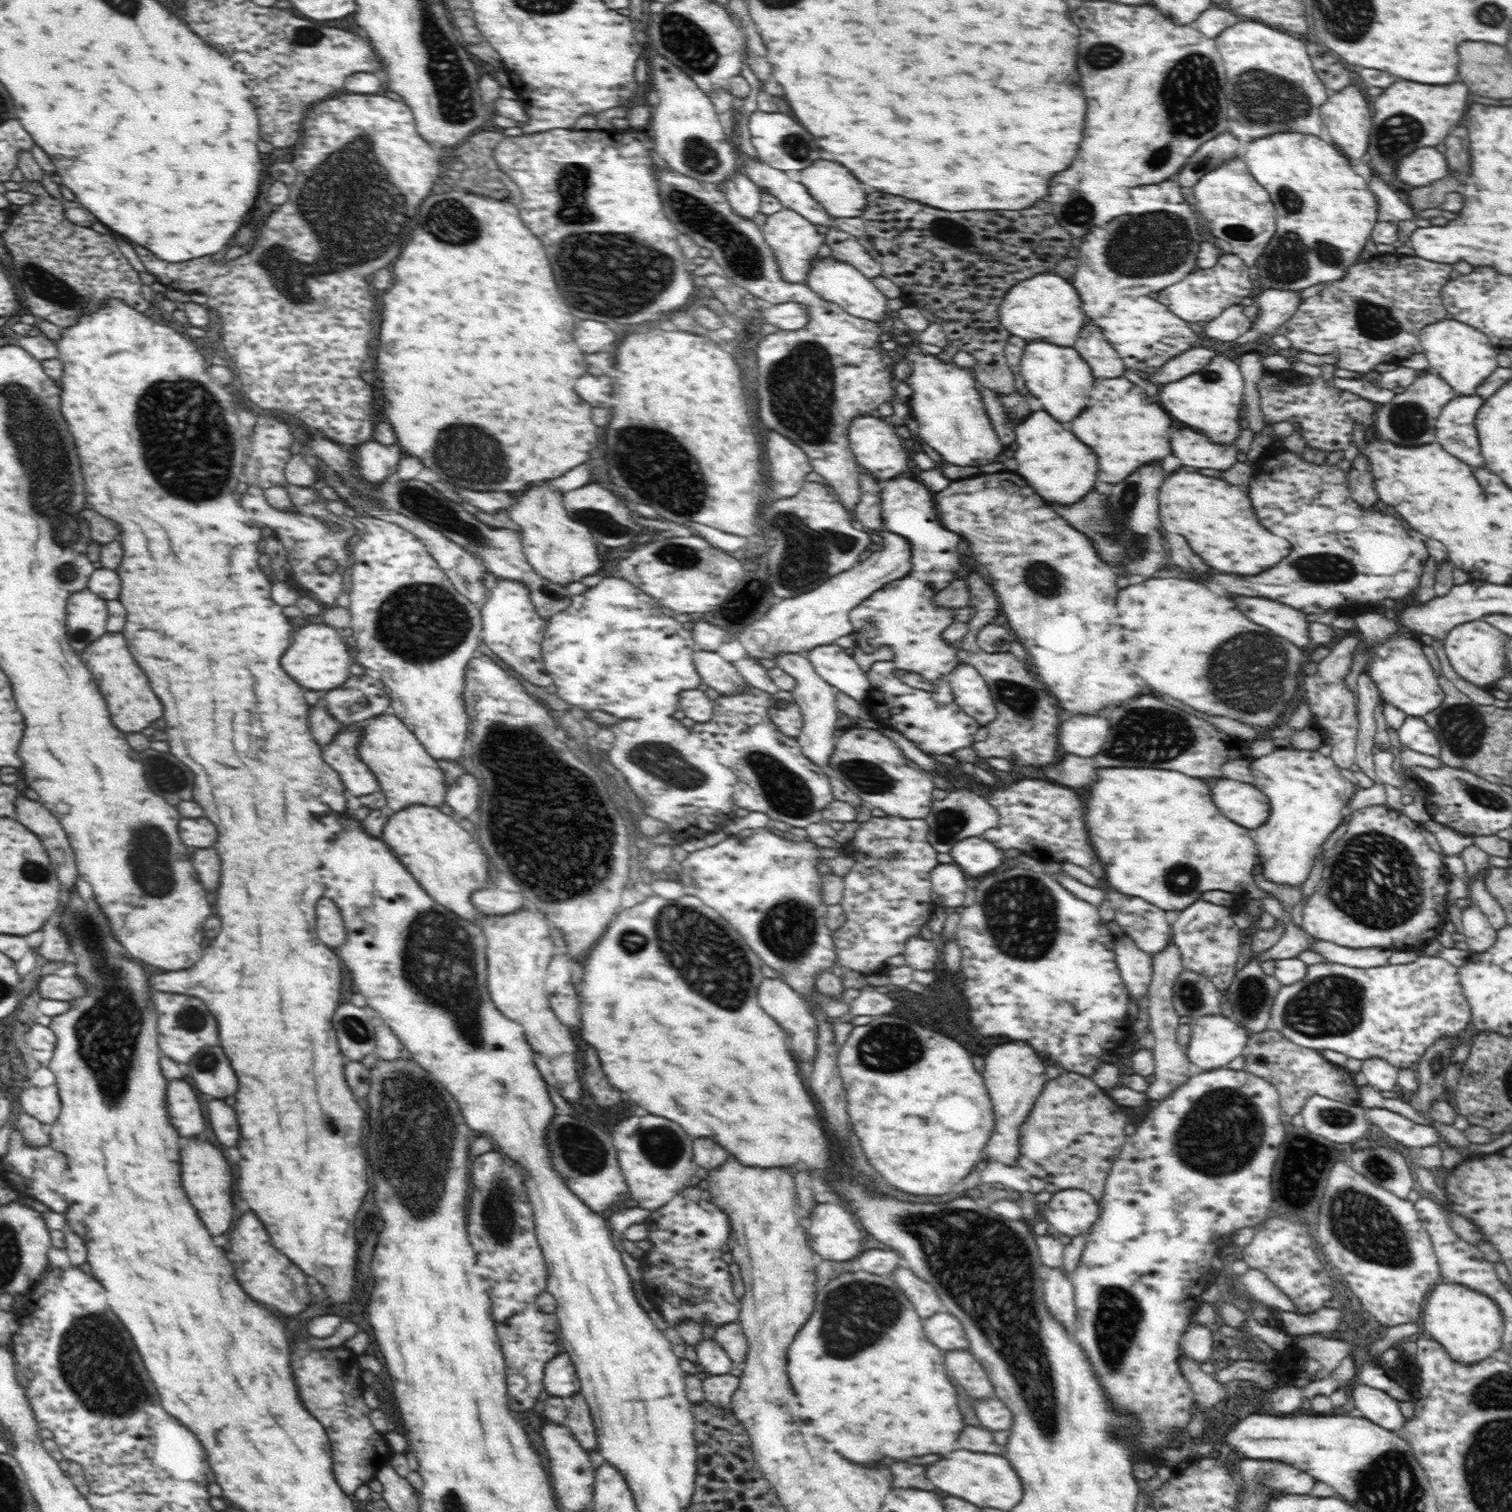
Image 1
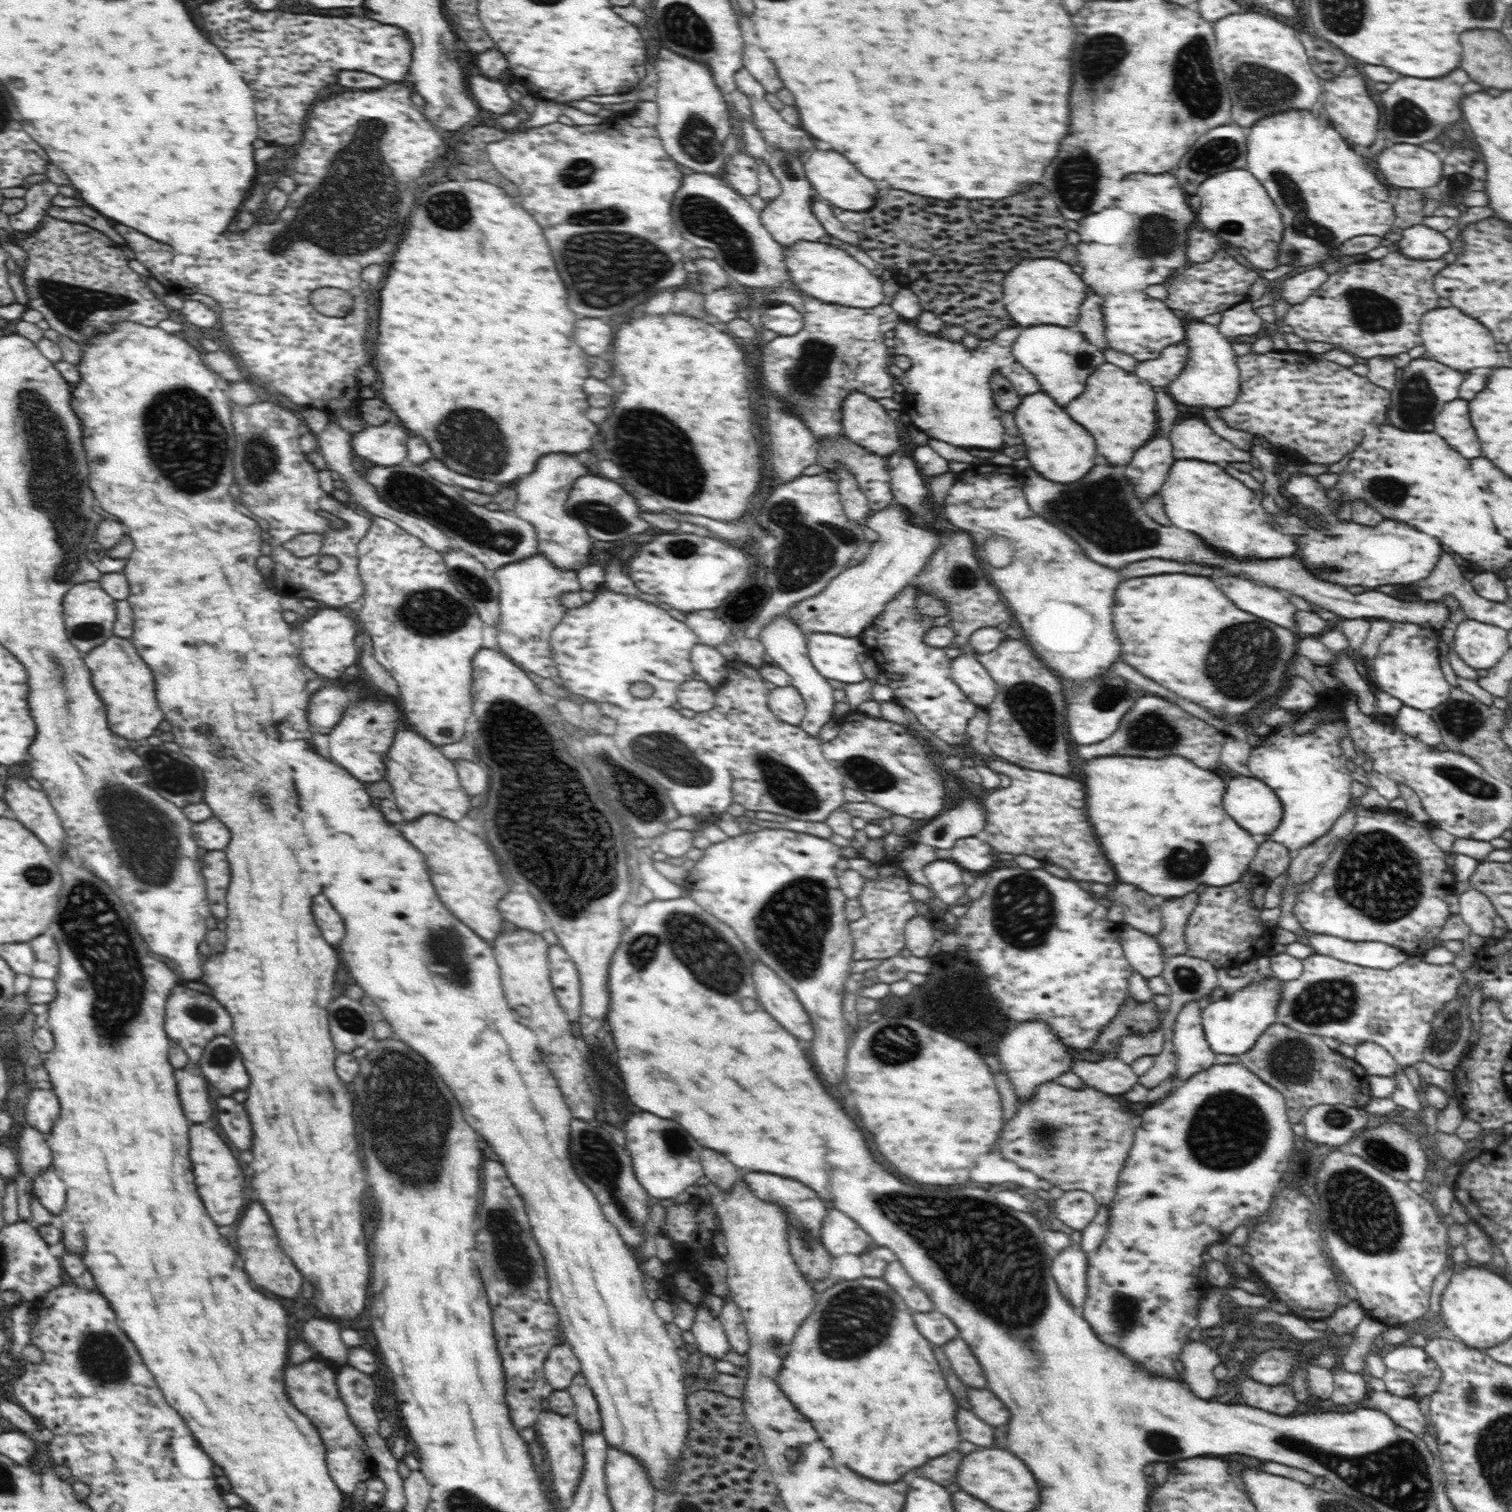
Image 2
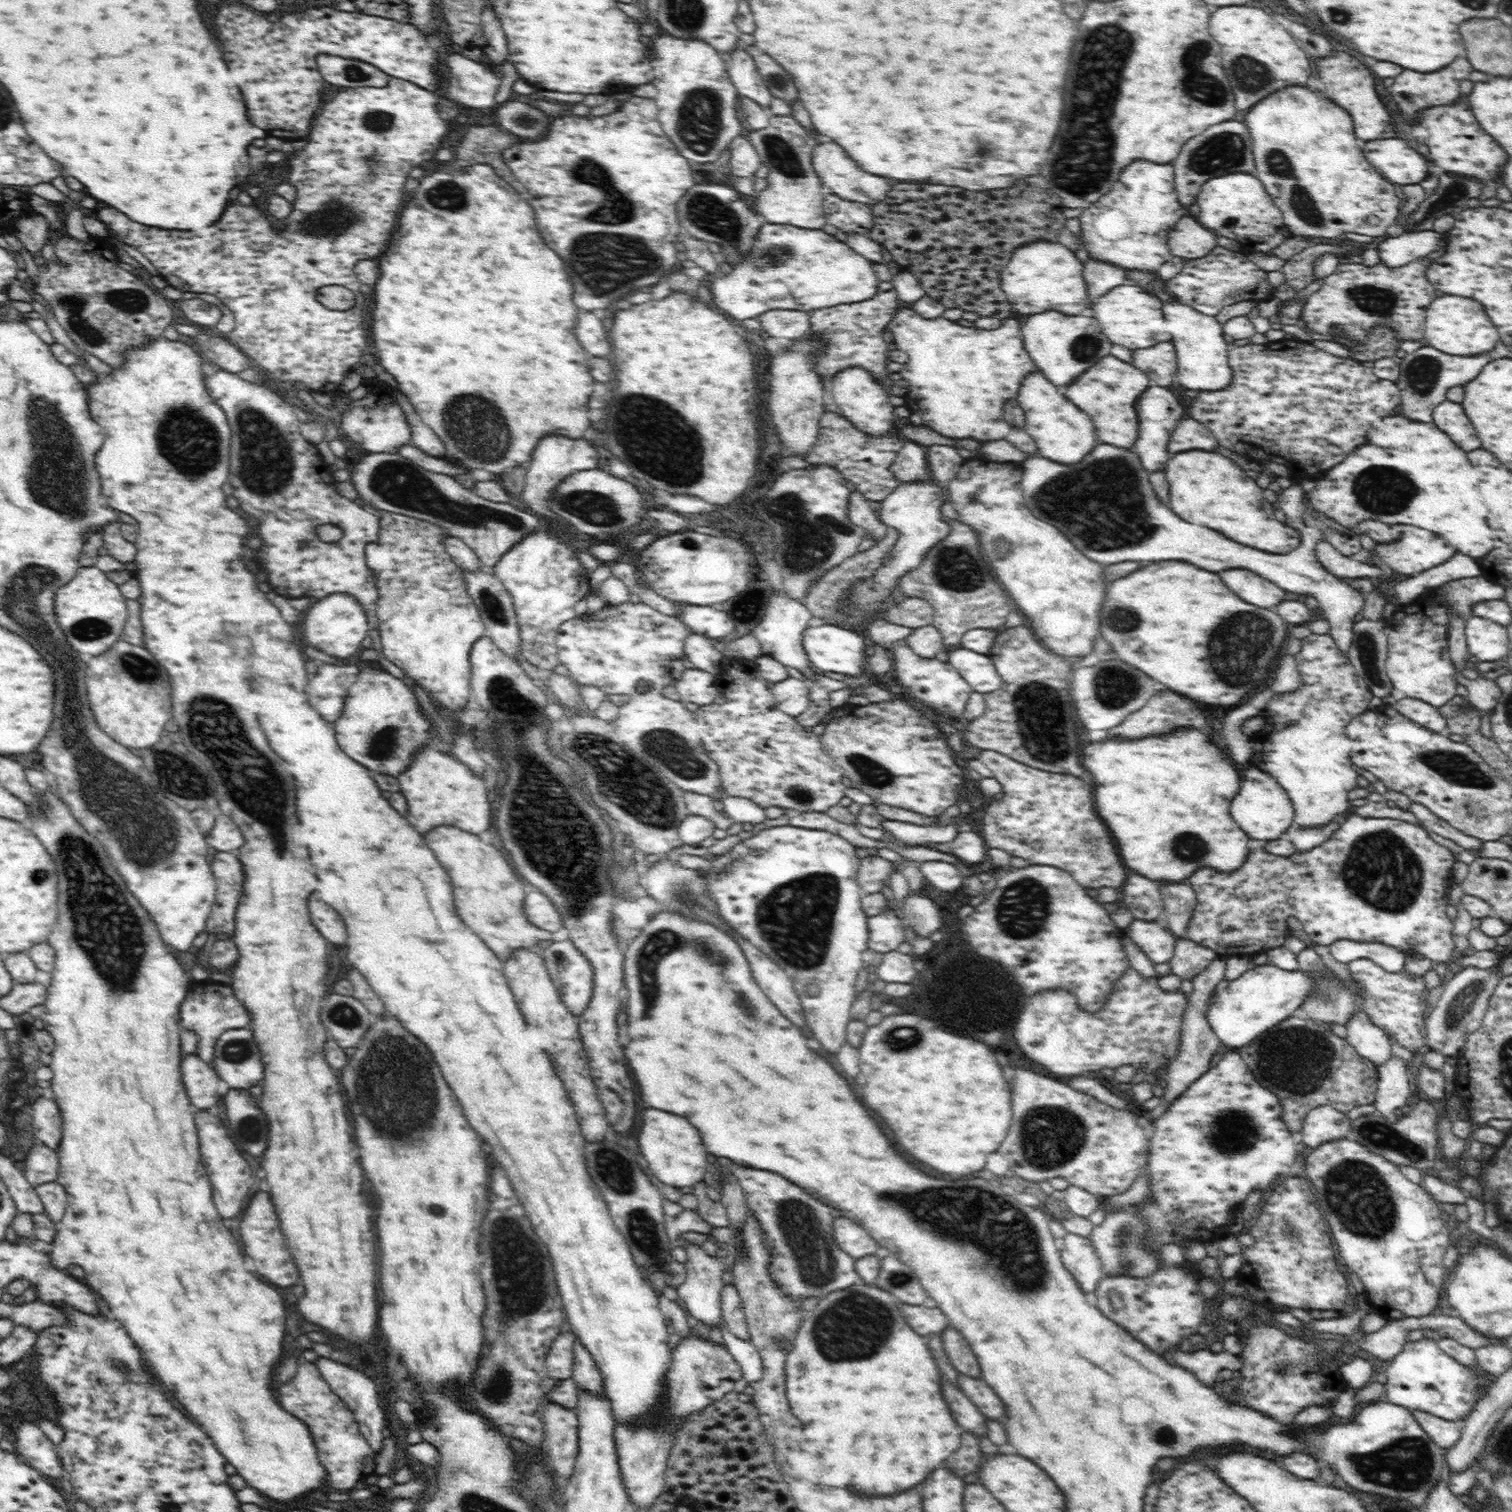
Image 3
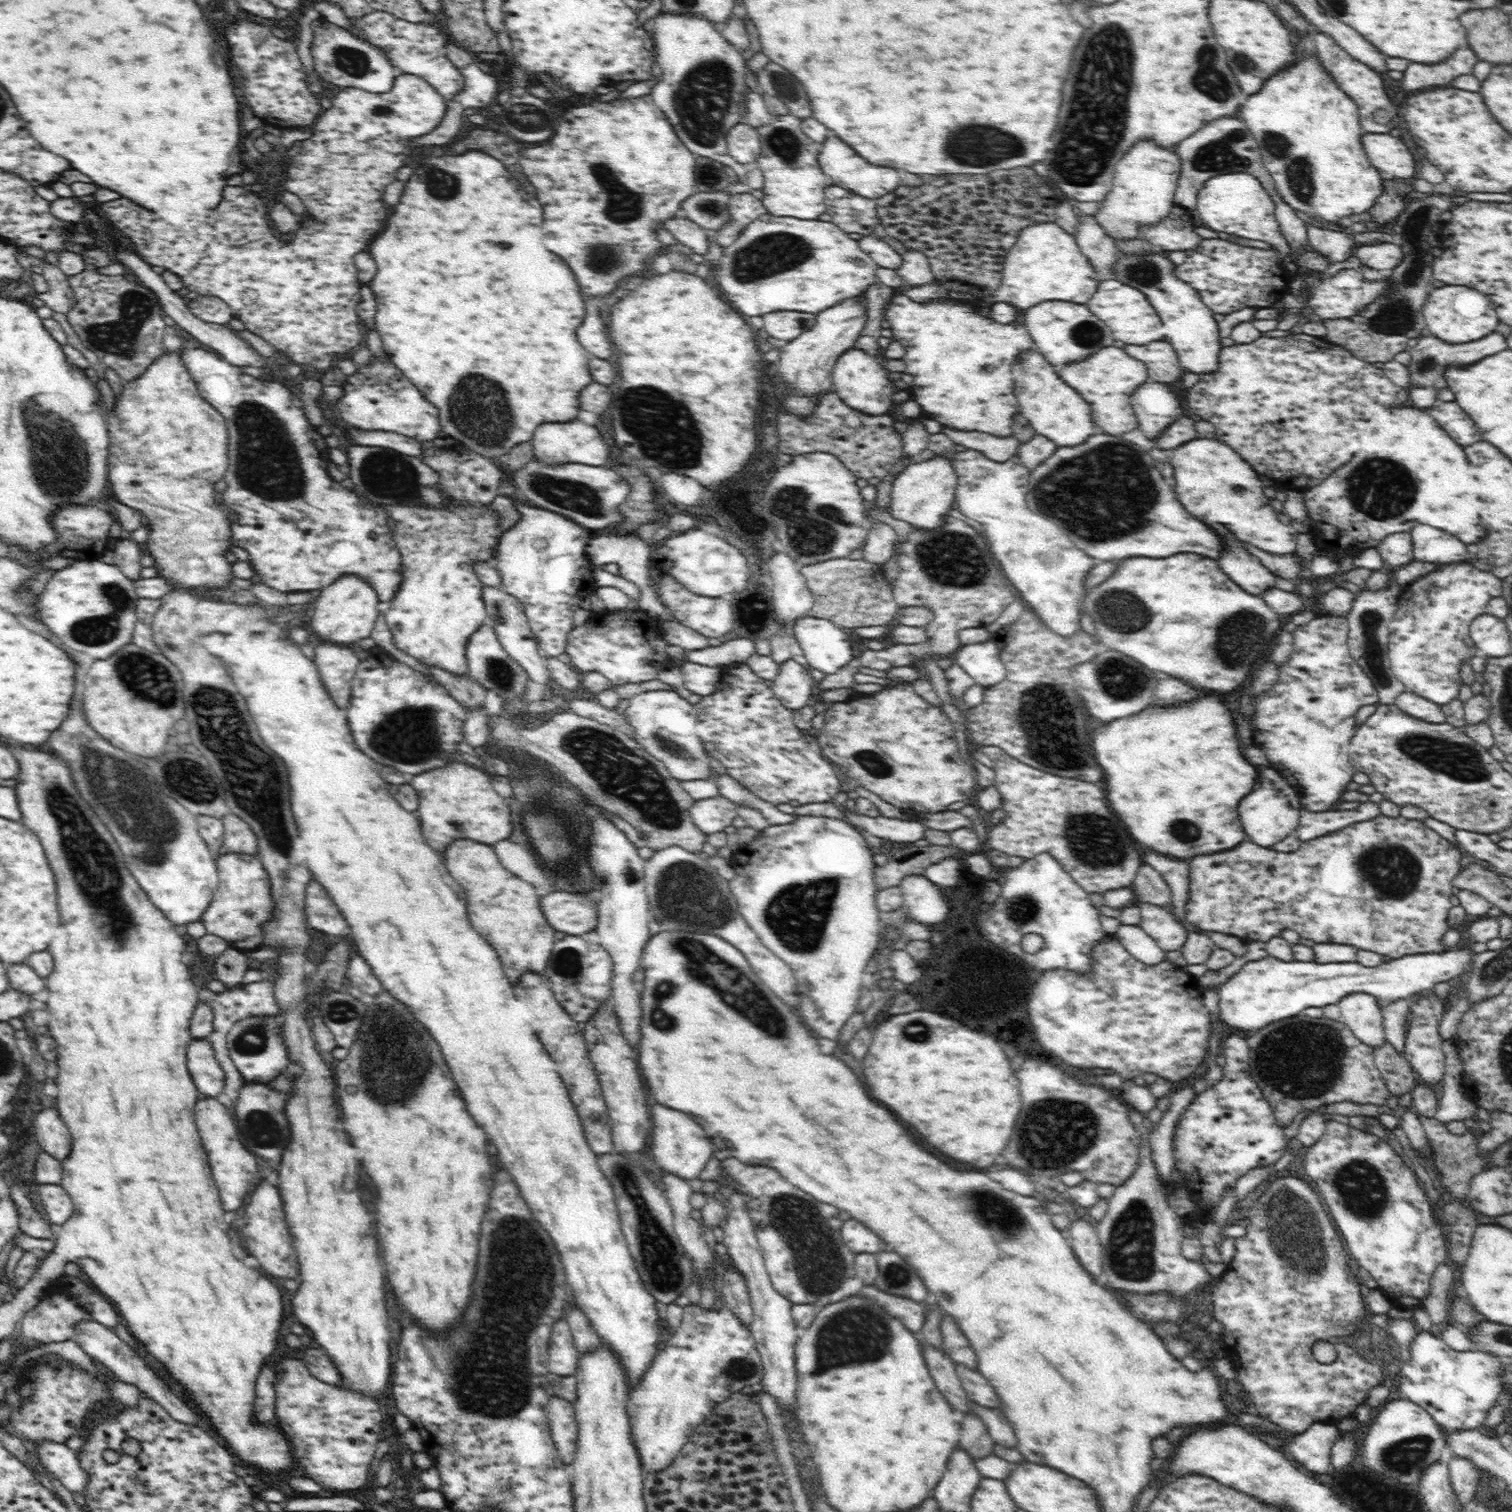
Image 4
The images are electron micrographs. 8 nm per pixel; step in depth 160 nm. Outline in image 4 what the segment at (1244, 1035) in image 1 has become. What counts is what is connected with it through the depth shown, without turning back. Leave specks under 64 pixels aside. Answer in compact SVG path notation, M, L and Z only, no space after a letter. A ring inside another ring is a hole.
M1471 946L1456 948L1439 953L1412 954L1381 962L1375 967L1365 967L1358 962L1332 962L1318 963L1317 961L1284 962L1270 955L1259 959L1250 960L1242 966L1238 973L1230 977L1224 986L1219 989L1219 1016L1222 1022L1226 1022L1230 1028L1246 1034L1264 1028L1267 1024L1295 1017L1302 1014L1305 1008L1318 1006L1322 1008L1327 1004L1337 1004L1350 993L1368 993L1380 1000L1390 1002L1402 1000L1411 994L1423 991L1431 991L1438 982L1446 982L1455 976L1468 972L1474 965L1474 951Z

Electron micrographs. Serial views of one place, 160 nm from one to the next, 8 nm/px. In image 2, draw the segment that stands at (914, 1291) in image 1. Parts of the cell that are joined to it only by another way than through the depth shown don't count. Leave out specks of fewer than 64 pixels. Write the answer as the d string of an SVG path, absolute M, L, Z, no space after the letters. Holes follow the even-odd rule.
M900 1261L888 1263L881 1278L894 1288L910 1311L923 1313L934 1310L929 1296L918 1287Z

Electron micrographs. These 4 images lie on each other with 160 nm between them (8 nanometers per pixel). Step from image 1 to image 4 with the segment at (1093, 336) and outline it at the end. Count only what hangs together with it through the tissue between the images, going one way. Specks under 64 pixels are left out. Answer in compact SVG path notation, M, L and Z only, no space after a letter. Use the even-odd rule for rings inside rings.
M1082 213L1077 220L1075 239L1080 250L1088 257L1089 263L1102 280L1111 278L1114 274L1114 264L1118 262L1119 252L1114 239L1108 237L1108 233L1104 233L1094 215Z

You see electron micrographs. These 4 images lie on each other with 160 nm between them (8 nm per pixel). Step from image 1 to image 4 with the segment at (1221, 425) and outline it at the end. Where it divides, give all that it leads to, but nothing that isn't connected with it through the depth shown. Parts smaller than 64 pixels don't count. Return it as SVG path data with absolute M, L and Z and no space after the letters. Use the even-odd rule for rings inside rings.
M1164 251L1145 255L1126 255L1118 252L1117 259L1111 278L1132 285L1147 296L1166 328L1165 340L1168 338L1168 342L1174 347L1184 372L1199 375L1214 372L1219 367L1218 357L1222 348L1217 322L1212 310L1202 301L1200 293L1195 291L1192 285L1176 277L1177 267L1170 262L1168 254Z

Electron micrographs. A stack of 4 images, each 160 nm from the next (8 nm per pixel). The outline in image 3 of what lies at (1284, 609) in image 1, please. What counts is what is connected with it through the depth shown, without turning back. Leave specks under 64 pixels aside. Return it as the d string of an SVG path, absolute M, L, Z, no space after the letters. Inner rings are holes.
M1248 569L1224 570L1224 572L1220 572L1220 578L1244 602L1254 604L1259 608L1273 610L1281 600L1290 598L1290 594L1280 590L1278 585L1260 578L1260 575L1256 575L1252 571L1248 572Z

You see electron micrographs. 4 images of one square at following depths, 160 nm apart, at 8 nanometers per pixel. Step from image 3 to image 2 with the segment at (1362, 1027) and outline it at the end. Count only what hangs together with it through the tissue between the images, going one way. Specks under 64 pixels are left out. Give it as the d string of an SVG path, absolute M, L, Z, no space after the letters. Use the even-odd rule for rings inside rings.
M1366 1041L1355 1046L1355 1061L1370 1075L1390 1076L1396 1074L1396 1059L1376 1043Z

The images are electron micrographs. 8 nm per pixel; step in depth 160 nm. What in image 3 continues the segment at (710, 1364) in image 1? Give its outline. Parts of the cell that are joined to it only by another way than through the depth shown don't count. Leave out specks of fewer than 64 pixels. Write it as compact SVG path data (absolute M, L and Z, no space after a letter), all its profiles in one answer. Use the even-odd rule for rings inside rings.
M680 1236L674 1242L675 1245L682 1246L687 1252L686 1280L676 1288L679 1302L694 1319L698 1319L710 1327L719 1327L720 1322L723 1321L721 1311L721 1290L724 1288L722 1274L729 1270L732 1262L736 1260L736 1256L734 1254L728 1255L728 1260L714 1258L708 1255L700 1245L690 1243Z

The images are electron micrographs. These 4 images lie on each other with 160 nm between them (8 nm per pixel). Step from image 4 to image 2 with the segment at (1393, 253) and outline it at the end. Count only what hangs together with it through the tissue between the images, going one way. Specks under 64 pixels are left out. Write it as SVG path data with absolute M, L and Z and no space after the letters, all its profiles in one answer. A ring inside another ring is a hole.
M1424 224L1406 227L1402 239L1397 242L1399 253L1413 260L1438 260L1450 252L1451 242Z

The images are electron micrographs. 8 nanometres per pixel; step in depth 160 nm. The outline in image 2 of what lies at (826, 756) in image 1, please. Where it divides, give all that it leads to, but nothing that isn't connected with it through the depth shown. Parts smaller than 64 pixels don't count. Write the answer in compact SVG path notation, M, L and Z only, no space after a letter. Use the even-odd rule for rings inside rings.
M780 613L770 624L764 626L764 630L761 630L758 638L765 647L765 653L790 676L792 685L798 689L806 703L806 712L799 726L814 739L821 740L818 734L820 729L829 720L835 719L835 715L832 713L836 703L834 701L835 689L824 676L816 671L816 667L811 663L811 658L807 653L805 632L786 613Z

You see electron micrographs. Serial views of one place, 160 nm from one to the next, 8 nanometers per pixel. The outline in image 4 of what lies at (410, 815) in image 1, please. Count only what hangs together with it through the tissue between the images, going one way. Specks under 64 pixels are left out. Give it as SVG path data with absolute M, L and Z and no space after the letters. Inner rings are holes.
M458 838L441 856L448 872L464 888L472 926L496 949L509 981L516 984L524 972L543 974L560 935L544 918L535 888L504 868L490 845Z

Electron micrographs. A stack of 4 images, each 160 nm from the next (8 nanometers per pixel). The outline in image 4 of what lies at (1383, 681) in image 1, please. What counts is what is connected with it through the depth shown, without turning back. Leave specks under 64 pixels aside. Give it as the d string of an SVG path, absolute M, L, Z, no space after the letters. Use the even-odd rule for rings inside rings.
M1448 564L1442 566L1440 570L1436 568L1418 577L1402 588L1389 630L1388 655L1394 677L1404 684L1406 692L1417 694L1439 705L1448 704L1458 698L1460 688L1463 686L1459 672L1460 663L1478 654L1478 649L1470 637L1470 626L1478 616L1486 613L1490 599L1503 596L1502 582L1503 579L1474 568L1472 564Z

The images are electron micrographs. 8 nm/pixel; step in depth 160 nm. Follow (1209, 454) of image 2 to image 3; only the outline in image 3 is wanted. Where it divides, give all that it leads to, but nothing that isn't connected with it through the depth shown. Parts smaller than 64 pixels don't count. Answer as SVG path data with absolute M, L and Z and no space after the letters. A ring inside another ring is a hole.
M1181 420L1176 425L1176 430L1170 436L1168 450L1171 454L1184 452L1184 450L1215 451L1218 447L1217 438L1204 424L1196 420Z

